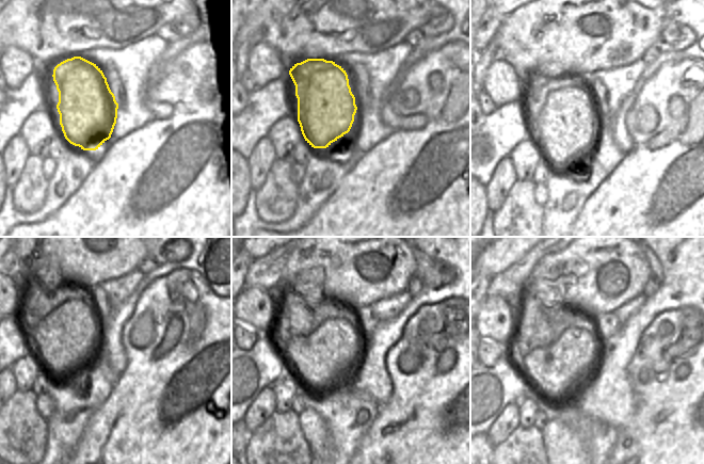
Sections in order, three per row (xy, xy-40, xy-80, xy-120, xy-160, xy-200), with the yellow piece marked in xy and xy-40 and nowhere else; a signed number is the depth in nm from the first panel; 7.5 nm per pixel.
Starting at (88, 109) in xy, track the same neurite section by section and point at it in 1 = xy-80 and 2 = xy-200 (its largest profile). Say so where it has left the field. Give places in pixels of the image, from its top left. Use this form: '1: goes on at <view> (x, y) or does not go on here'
1: goes on at xy-80 (566, 110)
2: goes on at xy-200 (554, 369)

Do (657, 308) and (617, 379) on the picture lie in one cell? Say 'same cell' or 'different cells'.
same cell

